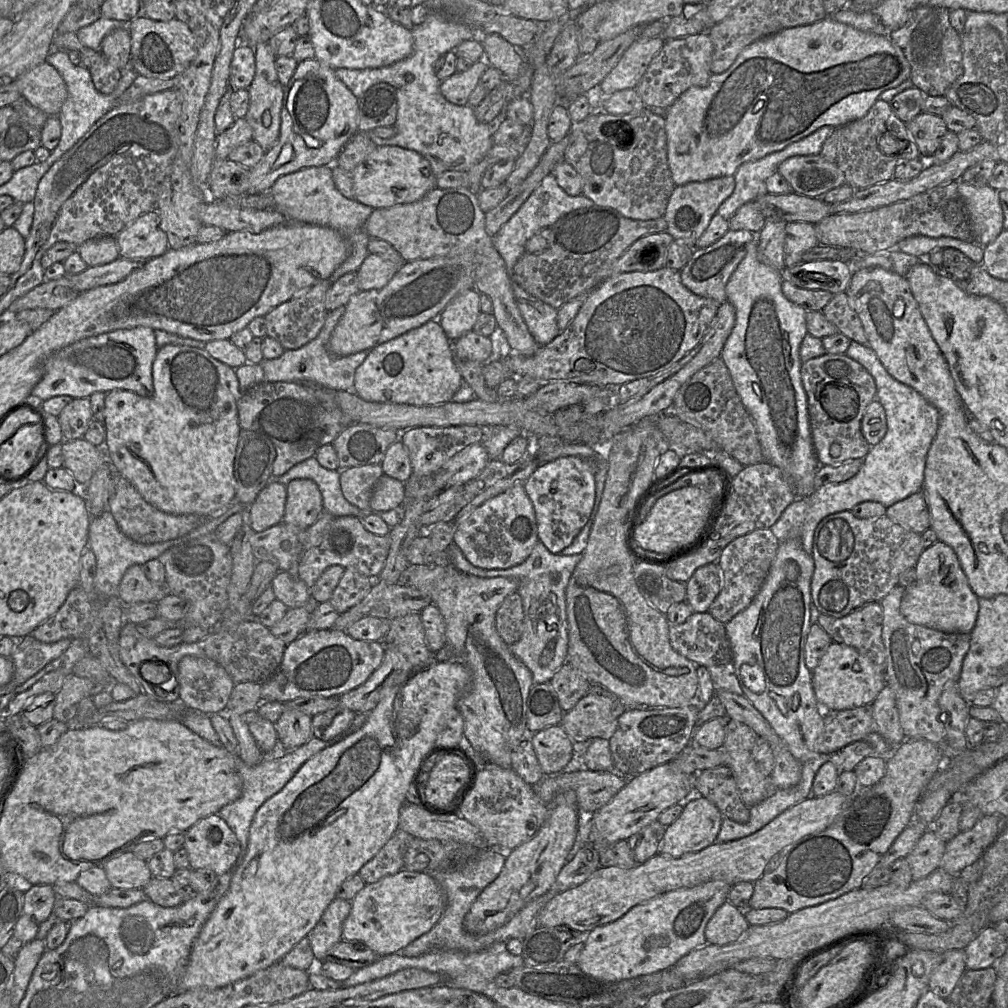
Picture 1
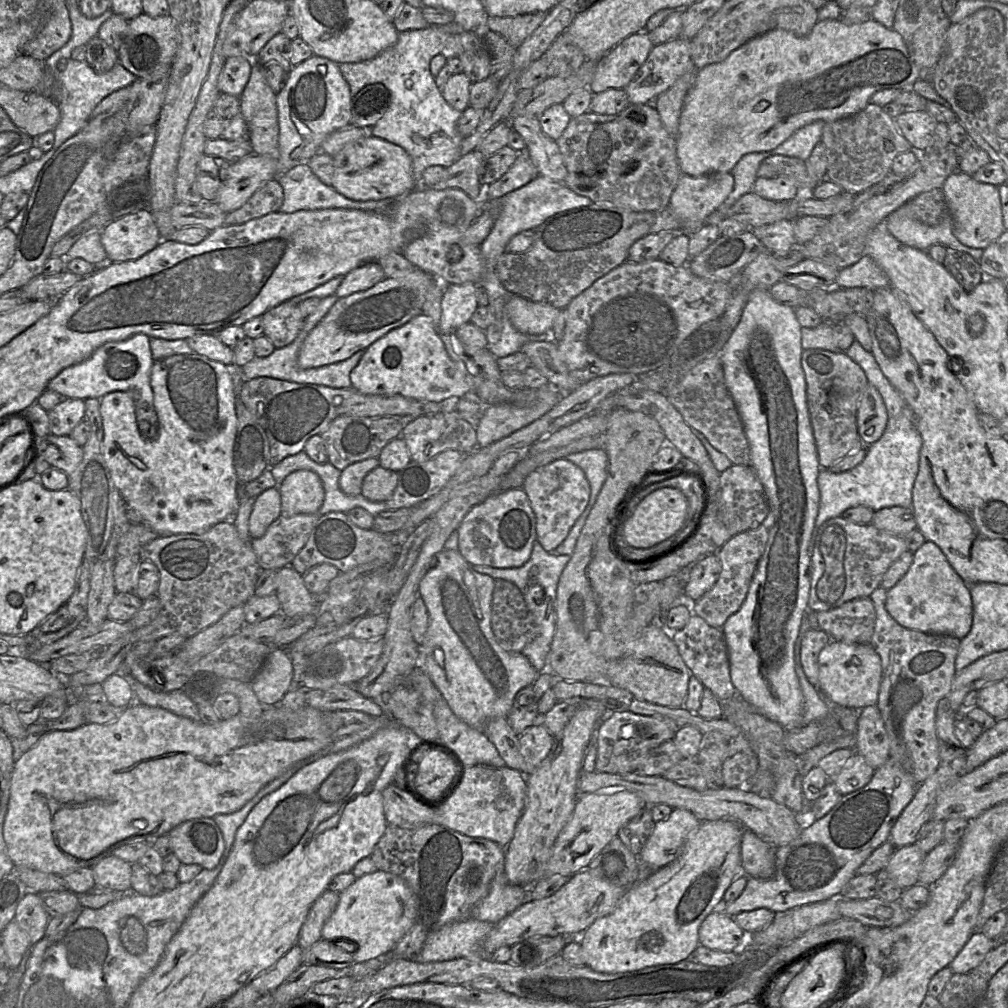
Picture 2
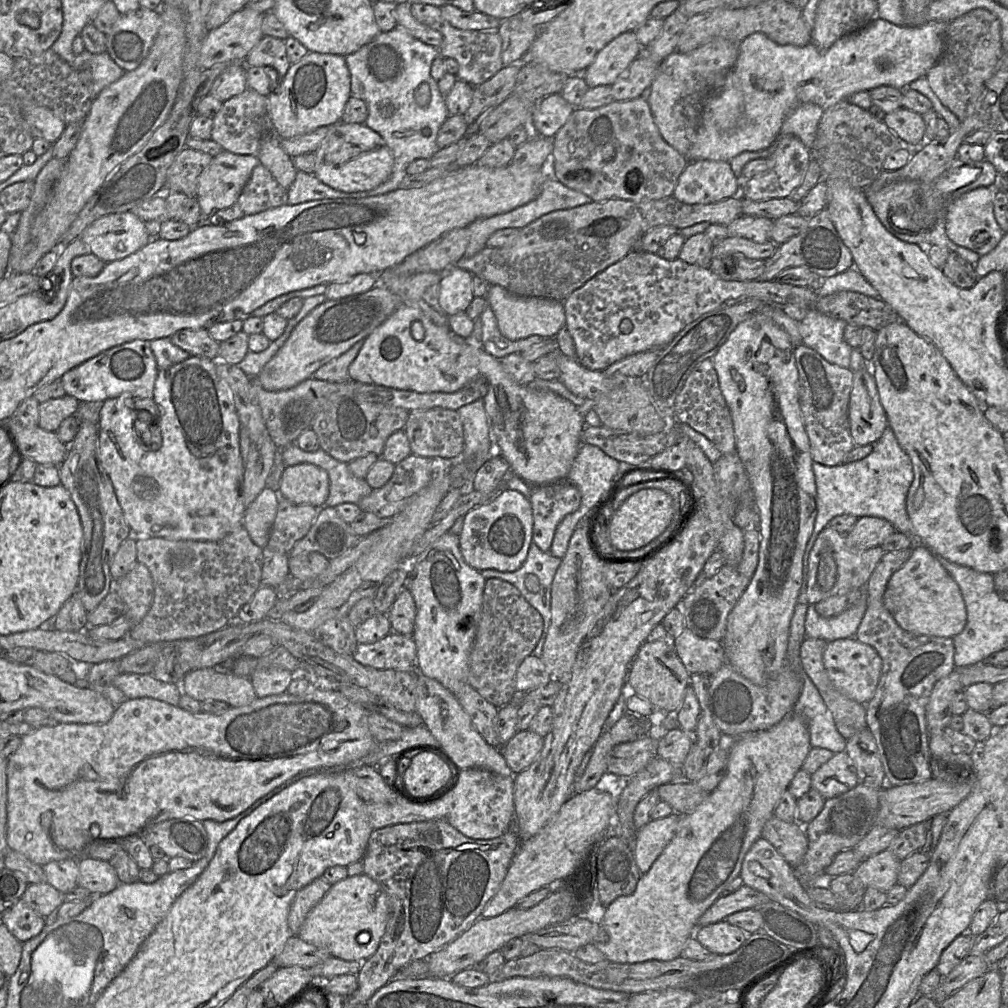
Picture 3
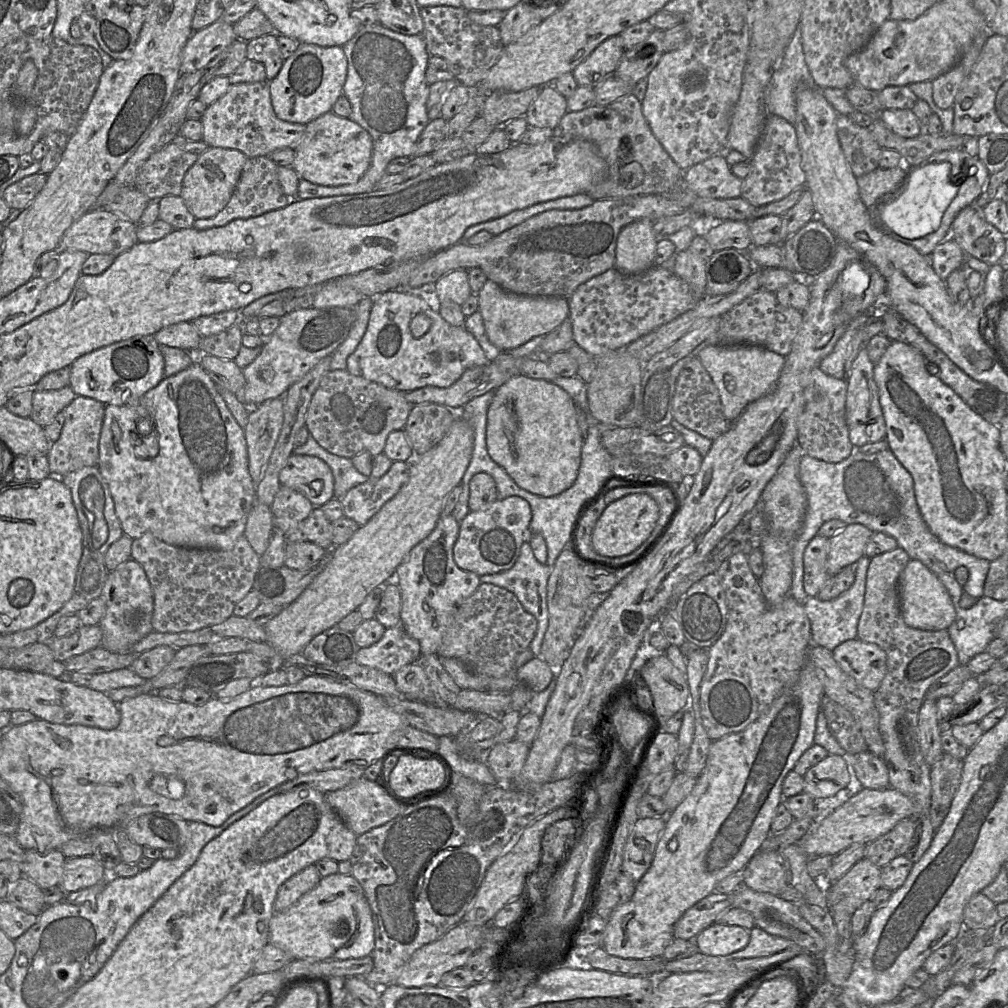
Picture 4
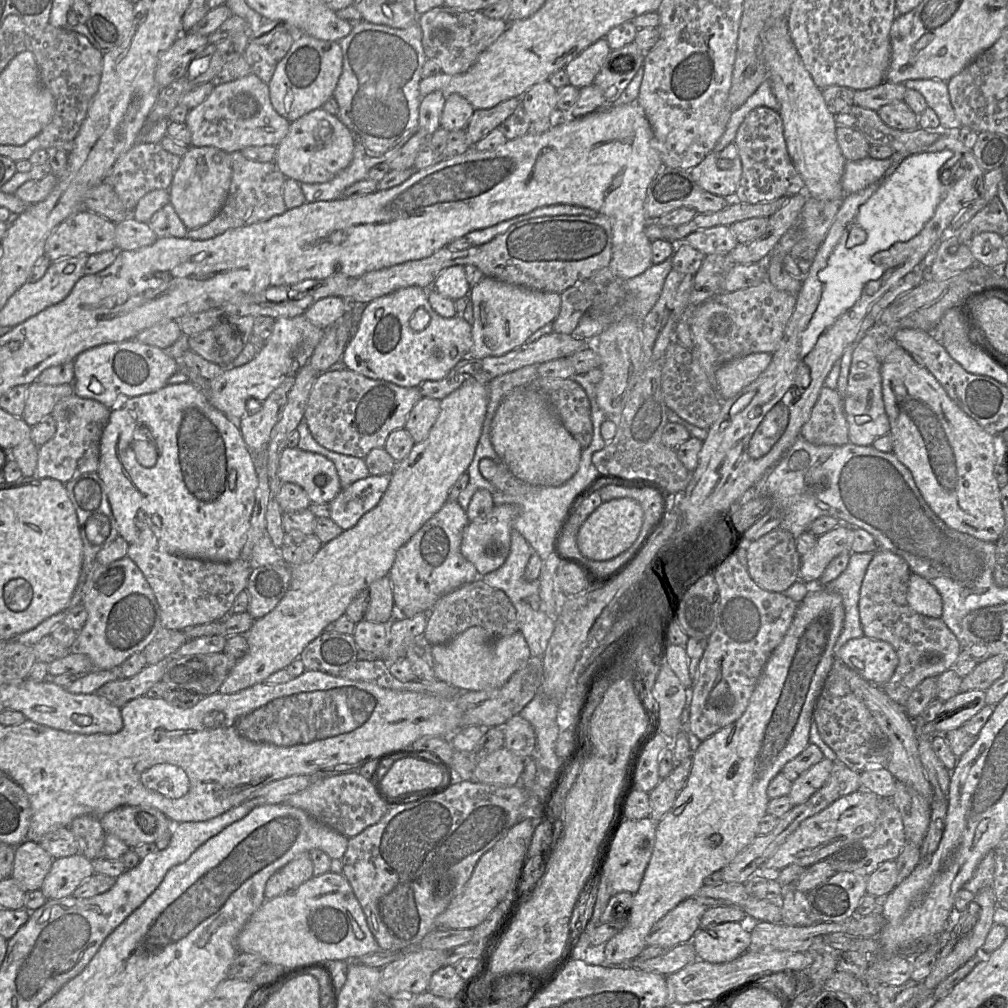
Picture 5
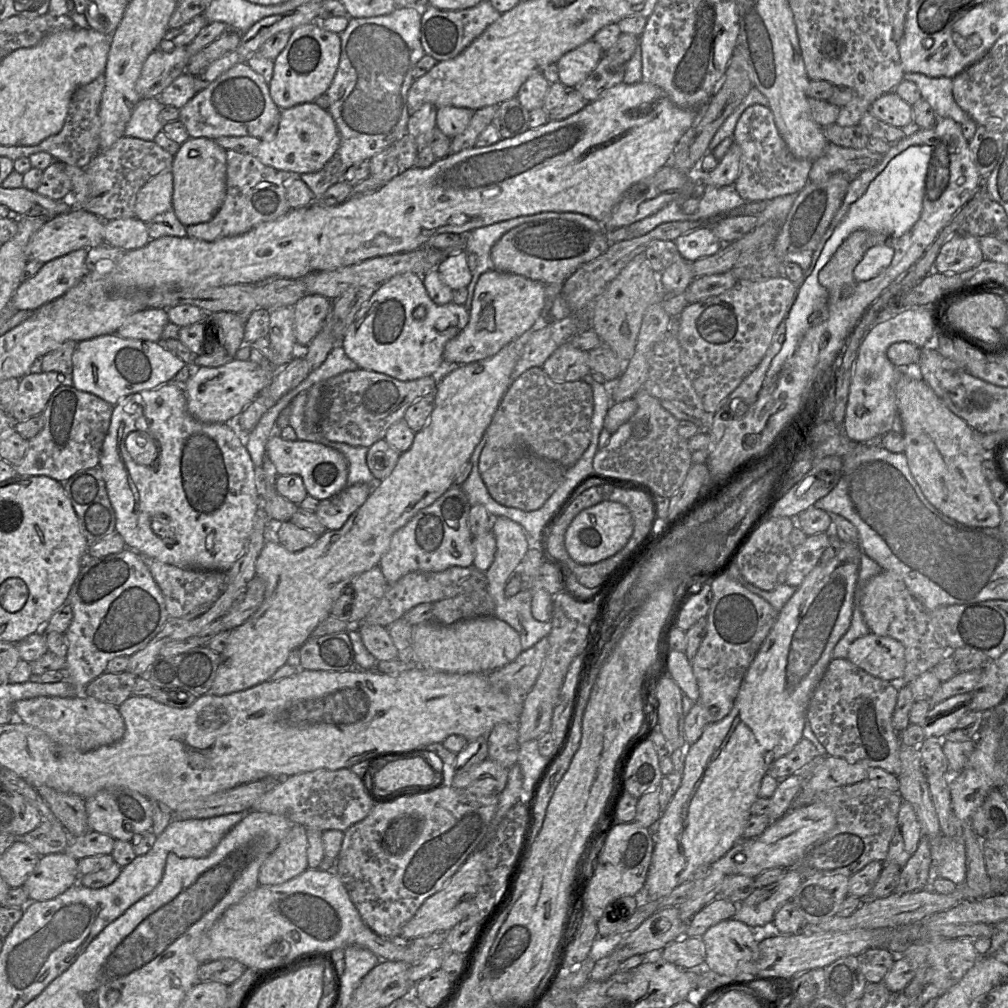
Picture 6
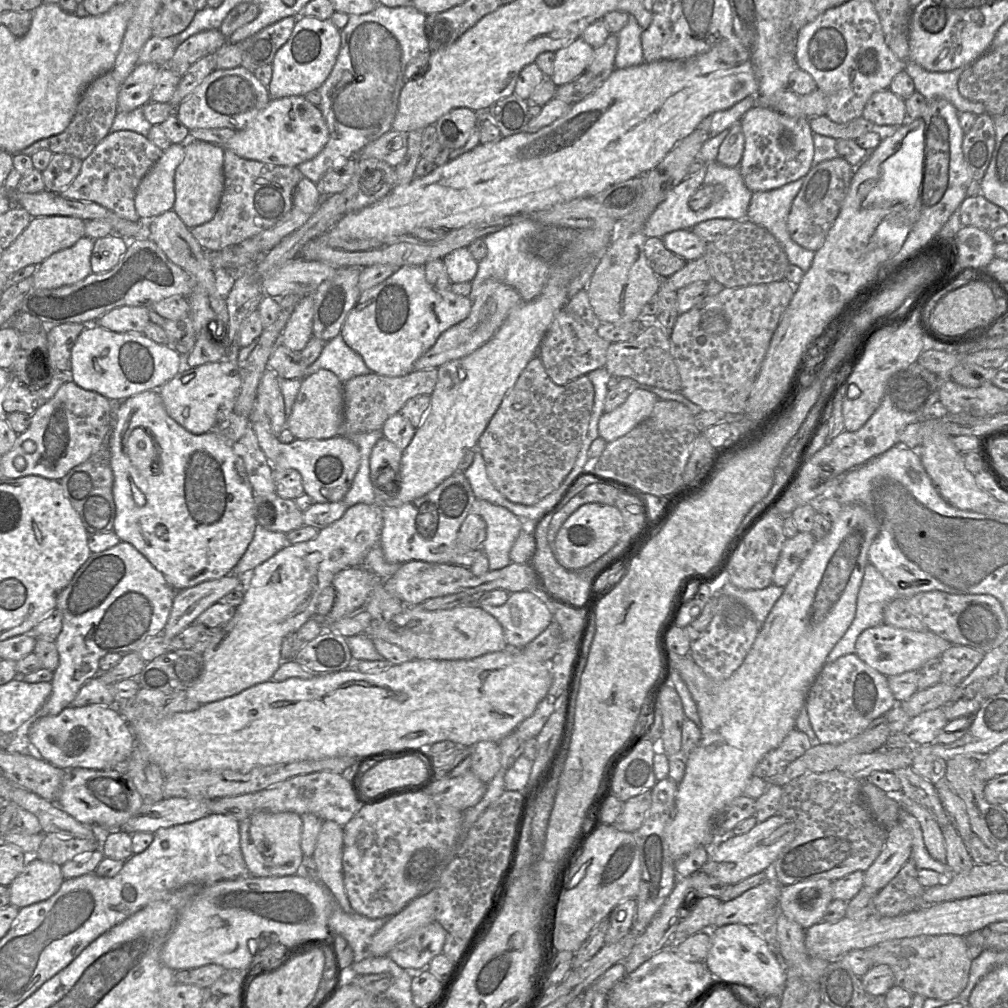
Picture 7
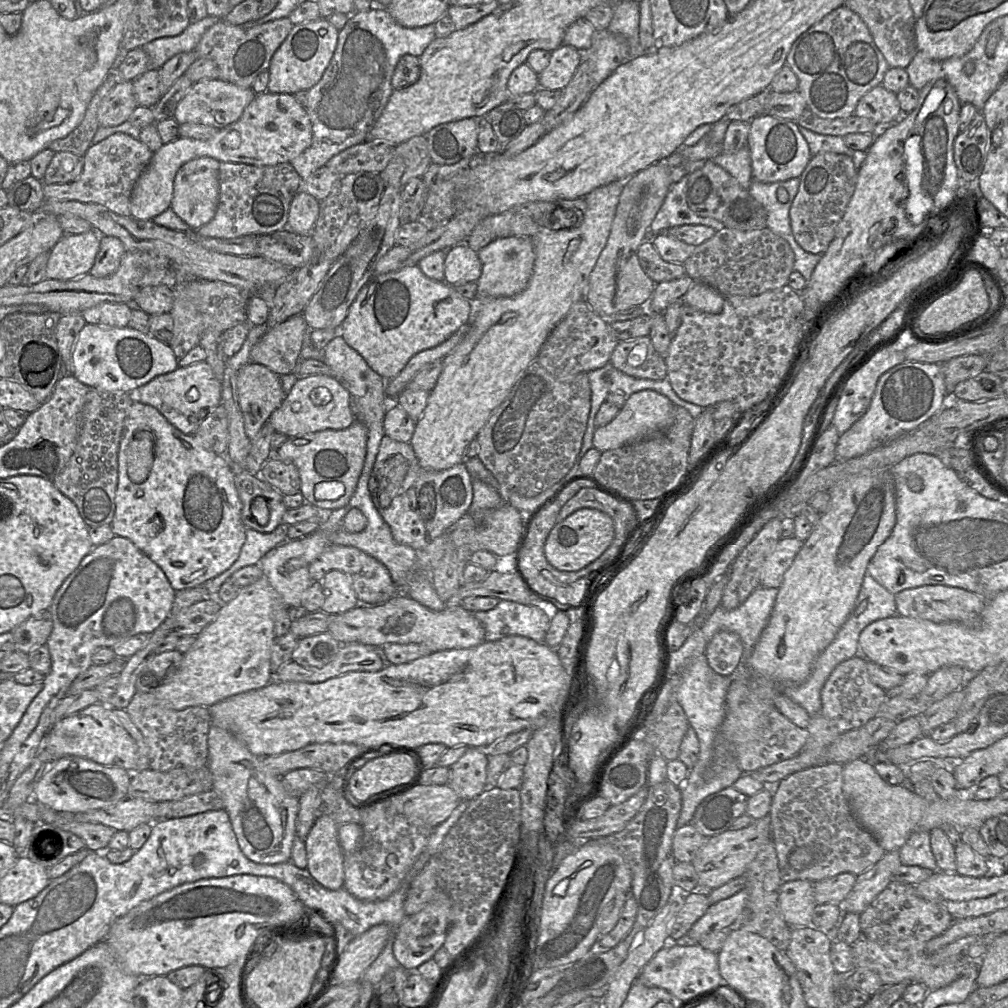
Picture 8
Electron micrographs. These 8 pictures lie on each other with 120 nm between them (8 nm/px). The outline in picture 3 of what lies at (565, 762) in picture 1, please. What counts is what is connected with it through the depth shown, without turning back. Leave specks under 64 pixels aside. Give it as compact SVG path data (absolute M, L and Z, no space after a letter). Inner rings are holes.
M526 729L517 732L499 750L513 775L527 769L538 757L544 738Z

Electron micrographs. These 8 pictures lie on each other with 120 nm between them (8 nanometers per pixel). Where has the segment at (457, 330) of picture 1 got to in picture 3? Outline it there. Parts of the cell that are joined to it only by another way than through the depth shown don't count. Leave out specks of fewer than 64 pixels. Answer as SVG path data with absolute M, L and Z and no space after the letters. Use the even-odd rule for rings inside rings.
M451 268L440 280L439 304L447 316L465 312L474 298L472 274L461 268Z

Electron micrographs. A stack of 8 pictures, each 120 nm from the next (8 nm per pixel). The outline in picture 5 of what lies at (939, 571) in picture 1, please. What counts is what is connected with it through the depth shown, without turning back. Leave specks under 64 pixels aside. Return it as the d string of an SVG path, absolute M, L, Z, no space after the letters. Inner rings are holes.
M918 574L910 575L907 601L918 614L931 618L940 618L942 615L943 602L939 592Z

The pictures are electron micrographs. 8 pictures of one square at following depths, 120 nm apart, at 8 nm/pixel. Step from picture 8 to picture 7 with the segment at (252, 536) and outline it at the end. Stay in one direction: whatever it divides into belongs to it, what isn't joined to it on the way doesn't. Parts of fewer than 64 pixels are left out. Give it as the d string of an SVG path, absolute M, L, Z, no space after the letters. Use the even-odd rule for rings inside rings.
M257 524L252 541L230 574L241 576L247 571L253 571L287 545L286 533L269 531Z

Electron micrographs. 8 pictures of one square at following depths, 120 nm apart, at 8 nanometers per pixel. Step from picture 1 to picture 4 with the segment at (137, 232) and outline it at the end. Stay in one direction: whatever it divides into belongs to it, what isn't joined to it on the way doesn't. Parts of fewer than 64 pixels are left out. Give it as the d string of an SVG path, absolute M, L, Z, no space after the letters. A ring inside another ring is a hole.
M93 208L76 220L63 234L59 251L82 251L87 254L105 254L117 257L138 243L137 223L122 219L114 213Z

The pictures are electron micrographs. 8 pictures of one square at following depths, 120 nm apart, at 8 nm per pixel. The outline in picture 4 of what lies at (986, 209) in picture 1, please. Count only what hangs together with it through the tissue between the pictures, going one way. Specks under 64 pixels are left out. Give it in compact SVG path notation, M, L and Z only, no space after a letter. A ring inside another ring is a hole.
M972 205L962 209L954 219L951 238L966 253L989 266L998 264L1006 249L1003 234L984 219L982 210Z

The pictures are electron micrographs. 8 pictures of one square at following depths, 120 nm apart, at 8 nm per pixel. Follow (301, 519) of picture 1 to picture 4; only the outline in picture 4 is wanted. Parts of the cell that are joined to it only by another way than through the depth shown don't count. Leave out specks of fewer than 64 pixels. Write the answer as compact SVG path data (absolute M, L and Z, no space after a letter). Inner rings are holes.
M292 453L280 472L279 481L281 487L303 494L314 507L334 498L332 470L315 456Z

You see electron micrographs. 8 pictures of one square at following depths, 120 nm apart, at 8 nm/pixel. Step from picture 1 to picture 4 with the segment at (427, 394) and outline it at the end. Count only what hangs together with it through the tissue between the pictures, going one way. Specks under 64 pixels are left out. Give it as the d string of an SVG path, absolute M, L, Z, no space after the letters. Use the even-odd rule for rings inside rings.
M395 289L375 296L367 330L356 350L348 357L346 371L389 389L411 392L426 386L450 387L466 369L489 363L491 356L484 351L478 340L464 326L452 326L446 322L439 314L440 302L436 295L433 301L434 305L429 299L422 299L410 290L403 289ZM416 314L424 314L431 320L428 332L420 338L415 338L410 332L409 323ZM516 375L500 385L488 408L486 440L490 457L521 488L531 493L555 496L576 481L583 447L583 437L577 422L577 406L563 388L549 380Z

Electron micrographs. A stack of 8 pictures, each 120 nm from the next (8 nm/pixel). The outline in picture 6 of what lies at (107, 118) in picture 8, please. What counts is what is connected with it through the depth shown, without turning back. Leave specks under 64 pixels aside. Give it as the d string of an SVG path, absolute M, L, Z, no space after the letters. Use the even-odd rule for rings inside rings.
M185 46L171 52L156 50L146 59L136 91L141 99L157 98L178 76L187 72L191 56Z

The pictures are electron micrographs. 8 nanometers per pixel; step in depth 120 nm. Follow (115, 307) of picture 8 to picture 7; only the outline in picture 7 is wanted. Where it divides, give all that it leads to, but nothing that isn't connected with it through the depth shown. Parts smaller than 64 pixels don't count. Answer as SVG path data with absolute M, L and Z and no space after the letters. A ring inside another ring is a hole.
M123 306L102 315L93 324L117 333L142 333L151 322L151 308Z

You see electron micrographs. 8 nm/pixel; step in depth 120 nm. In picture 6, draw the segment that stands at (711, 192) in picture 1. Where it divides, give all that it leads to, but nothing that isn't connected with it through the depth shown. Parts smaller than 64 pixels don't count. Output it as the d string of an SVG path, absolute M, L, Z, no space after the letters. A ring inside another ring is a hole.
M733 142L717 167L702 174L701 184L704 186L724 187L734 184L740 171L741 148Z

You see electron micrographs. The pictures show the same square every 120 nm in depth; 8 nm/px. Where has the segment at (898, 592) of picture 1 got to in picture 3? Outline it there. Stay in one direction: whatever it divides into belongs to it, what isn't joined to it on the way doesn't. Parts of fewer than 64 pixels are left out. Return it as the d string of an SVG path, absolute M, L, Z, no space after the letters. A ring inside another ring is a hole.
M912 549L885 552L866 587L864 616L854 636L873 647L882 659L882 673L873 698L866 704L867 727L874 736L888 786L916 784L933 778L926 705L937 681L954 669L952 638L916 635L902 629L883 604L891 576L910 558Z

